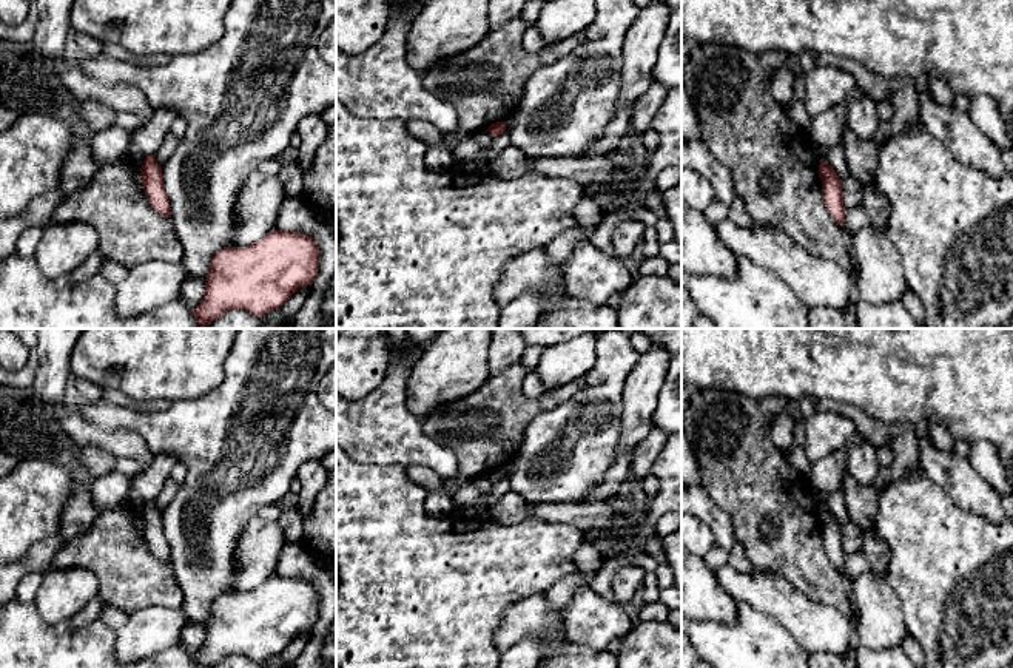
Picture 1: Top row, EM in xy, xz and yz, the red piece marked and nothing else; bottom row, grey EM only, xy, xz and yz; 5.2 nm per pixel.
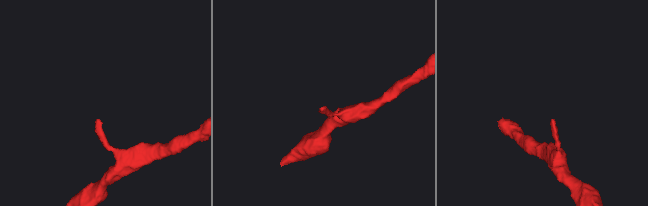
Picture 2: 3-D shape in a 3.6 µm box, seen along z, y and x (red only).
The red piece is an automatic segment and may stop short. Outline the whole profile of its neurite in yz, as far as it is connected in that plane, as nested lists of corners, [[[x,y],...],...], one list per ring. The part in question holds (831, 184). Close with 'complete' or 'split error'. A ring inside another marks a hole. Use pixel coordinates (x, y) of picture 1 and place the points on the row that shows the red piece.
[[[826,162],[819,165],[819,177],[822,180],[825,207],[834,219],[834,222],[843,228],[846,210],[843,207],[842,179],[837,176],[834,168]]] | complete

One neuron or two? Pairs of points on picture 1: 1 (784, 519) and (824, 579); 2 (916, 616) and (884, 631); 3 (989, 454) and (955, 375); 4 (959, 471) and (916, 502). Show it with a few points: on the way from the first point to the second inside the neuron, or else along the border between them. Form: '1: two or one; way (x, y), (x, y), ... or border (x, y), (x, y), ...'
1: one; way (784, 534), (808, 563)
2: two; border (891, 587), (908, 631)
3: two; border (972, 443), (987, 440), (996, 448)
4: two; border (922, 468), (964, 511)

